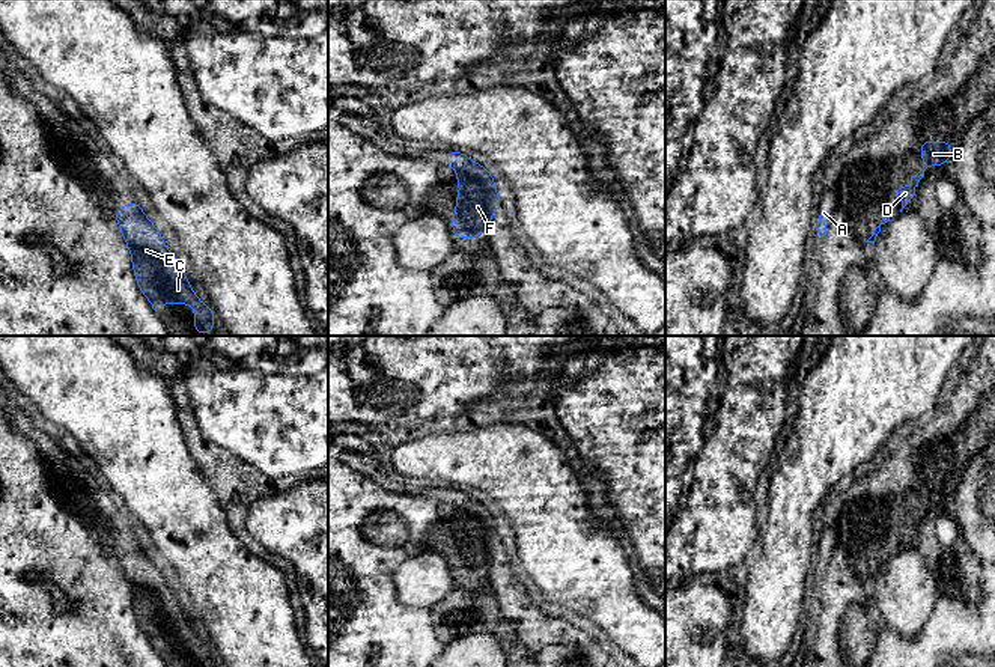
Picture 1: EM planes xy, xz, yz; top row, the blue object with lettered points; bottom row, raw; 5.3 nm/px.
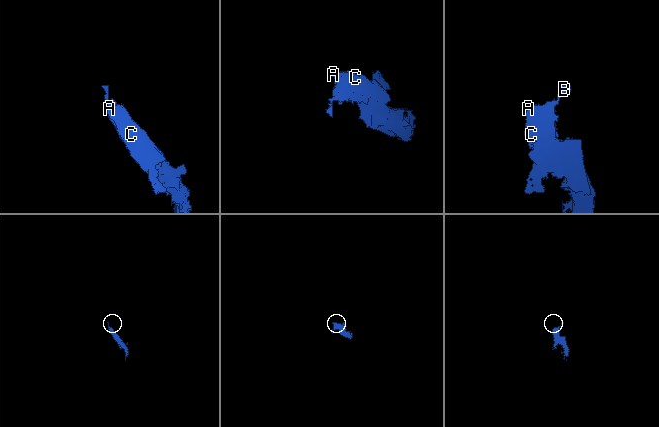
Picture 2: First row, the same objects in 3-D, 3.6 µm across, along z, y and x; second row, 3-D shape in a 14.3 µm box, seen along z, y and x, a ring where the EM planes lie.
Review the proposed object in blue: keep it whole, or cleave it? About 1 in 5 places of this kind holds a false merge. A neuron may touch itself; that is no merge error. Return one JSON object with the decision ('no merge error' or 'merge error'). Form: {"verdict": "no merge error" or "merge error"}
{"verdict": "no merge error"}

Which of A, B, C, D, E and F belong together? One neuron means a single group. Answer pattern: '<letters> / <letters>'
A B C D E F

